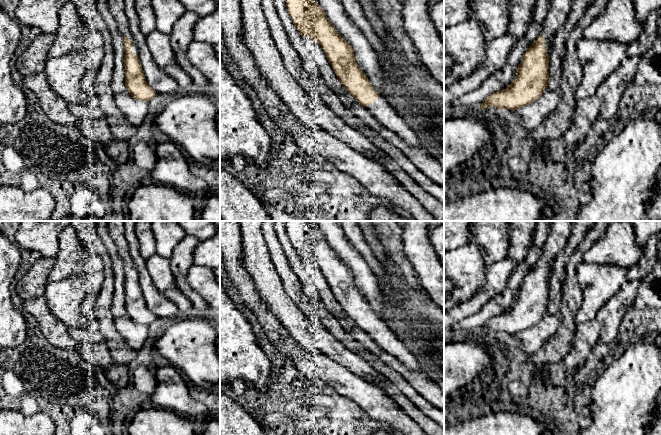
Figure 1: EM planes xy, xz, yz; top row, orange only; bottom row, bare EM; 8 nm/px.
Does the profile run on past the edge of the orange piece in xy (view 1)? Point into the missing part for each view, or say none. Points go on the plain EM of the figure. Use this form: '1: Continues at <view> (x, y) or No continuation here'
1: Continues at xy (116, 229)

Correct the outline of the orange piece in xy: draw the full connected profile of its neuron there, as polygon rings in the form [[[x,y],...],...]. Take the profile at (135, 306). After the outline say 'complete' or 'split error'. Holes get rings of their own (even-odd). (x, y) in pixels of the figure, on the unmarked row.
[[[107,221],[107,228],[119,256],[124,262],[125,311],[134,323],[149,326],[159,317],[147,308],[139,283],[139,275],[130,256],[129,245],[125,237],[124,221]]]; split error

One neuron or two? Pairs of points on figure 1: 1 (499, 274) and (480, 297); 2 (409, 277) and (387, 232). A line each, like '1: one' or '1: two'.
1: one
2: one

